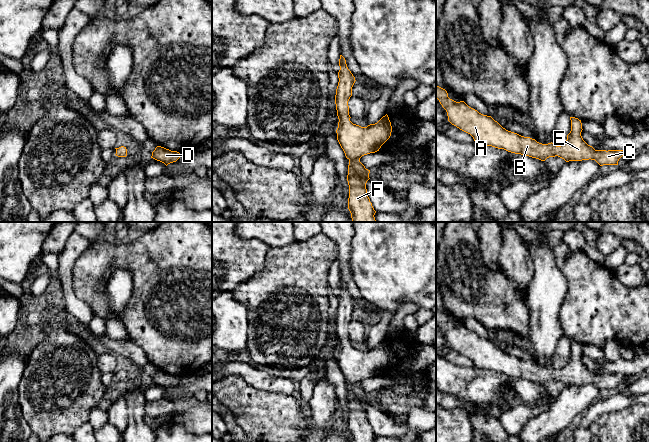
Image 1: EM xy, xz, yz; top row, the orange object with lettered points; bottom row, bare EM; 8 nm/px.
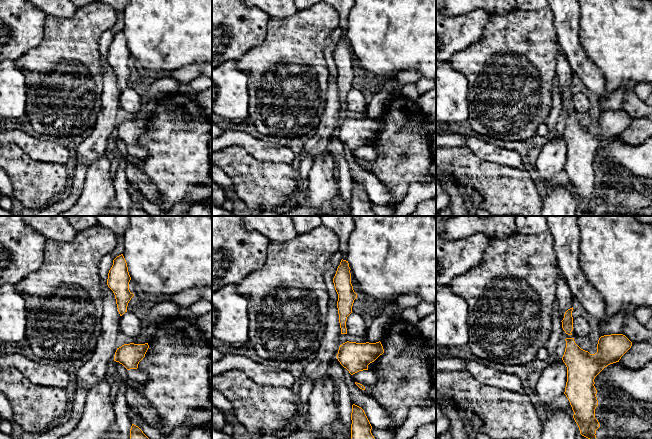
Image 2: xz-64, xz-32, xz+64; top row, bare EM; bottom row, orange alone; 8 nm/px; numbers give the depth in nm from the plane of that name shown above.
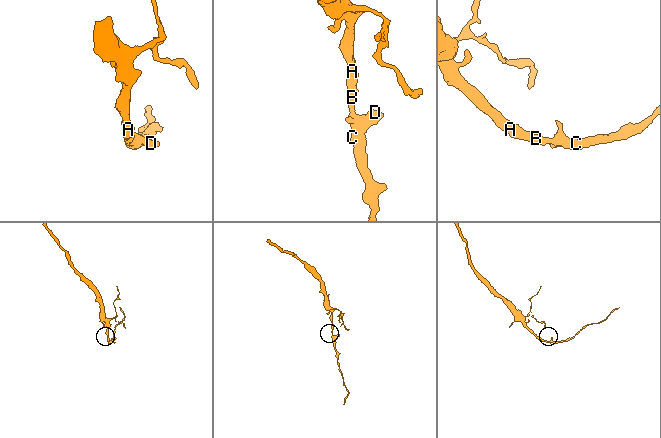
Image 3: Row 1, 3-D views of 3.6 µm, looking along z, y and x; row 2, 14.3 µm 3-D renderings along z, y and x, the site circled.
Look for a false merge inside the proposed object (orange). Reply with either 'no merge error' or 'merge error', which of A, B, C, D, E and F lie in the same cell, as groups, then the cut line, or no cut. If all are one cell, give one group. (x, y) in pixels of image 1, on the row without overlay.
no merge error | A B C D E F | no cut

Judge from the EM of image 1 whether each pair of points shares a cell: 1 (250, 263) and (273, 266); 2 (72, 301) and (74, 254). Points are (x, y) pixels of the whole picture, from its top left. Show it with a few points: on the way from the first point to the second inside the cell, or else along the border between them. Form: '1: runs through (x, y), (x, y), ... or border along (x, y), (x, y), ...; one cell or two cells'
1: border along (269, 247), (264, 267), (247, 280); two cells
2: runs through (68, 289), (67, 266); one cell

